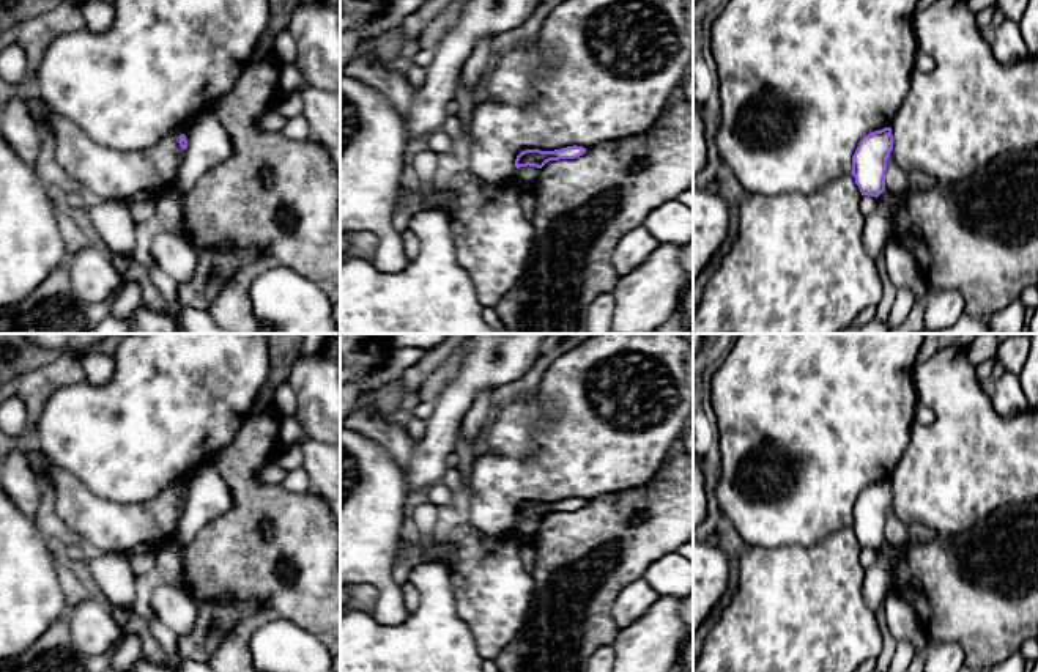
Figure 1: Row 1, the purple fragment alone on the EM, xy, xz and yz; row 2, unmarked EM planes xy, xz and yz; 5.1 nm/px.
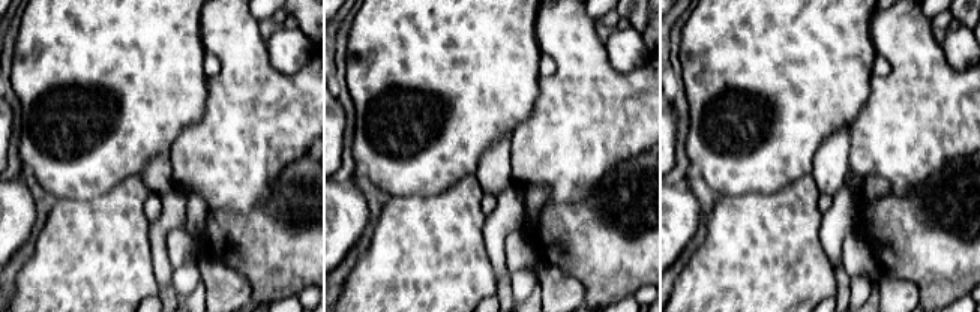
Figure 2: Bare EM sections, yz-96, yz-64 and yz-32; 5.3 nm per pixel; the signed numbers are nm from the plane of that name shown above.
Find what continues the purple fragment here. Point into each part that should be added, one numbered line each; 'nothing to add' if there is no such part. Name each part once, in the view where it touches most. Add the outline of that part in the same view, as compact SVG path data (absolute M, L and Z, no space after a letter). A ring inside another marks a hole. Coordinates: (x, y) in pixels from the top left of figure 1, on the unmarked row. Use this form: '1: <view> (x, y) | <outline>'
nothing to add

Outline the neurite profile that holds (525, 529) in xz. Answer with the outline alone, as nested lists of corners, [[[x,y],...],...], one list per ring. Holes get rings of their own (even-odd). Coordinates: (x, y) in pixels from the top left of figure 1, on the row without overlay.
[[[520,519],[515,521],[513,526],[513,534],[521,540],[521,541],[531,541],[534,534],[537,532],[539,521],[537,519]]]

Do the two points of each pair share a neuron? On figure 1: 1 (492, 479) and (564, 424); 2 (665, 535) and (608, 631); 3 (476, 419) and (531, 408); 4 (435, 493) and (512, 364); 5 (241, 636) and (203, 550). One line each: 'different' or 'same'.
1: same
2: same
3: different
4: different
5: same

